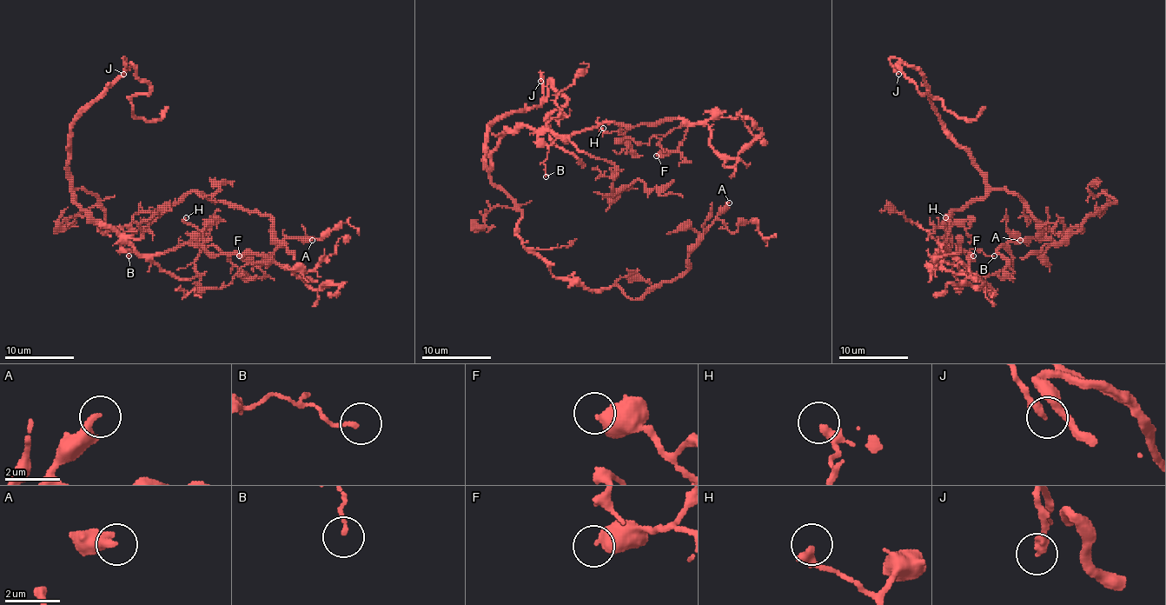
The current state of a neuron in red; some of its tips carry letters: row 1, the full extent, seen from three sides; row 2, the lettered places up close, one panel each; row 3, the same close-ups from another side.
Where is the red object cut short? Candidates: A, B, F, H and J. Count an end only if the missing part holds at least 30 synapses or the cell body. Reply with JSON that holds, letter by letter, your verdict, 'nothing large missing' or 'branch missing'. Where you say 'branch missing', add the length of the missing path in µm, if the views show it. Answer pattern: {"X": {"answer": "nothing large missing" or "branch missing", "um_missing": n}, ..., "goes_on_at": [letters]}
{"A": {"answer": "nothing large missing"}, "B": {"answer": "nothing large missing"}, "F": {"answer": "nothing large missing"}, "H": {"answer": "nothing large missing"}, "J": {"answer": "branch missing", "um_missing": 120}, "goes_on_at": ["J"]}

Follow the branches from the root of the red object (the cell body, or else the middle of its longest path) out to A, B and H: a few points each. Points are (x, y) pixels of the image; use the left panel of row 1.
A: (90, 193), (104, 210), (104, 233), (202, 191), (267, 214), (281, 242), (312, 240)
B: (90, 193), (76, 188), (73, 189), (73, 198), (118, 235), (120, 243), (132, 250), (127, 250), (129, 255)
H: (90, 193), (76, 188), (73, 198), (141, 254), (202, 243), (203, 233), (186, 217)

